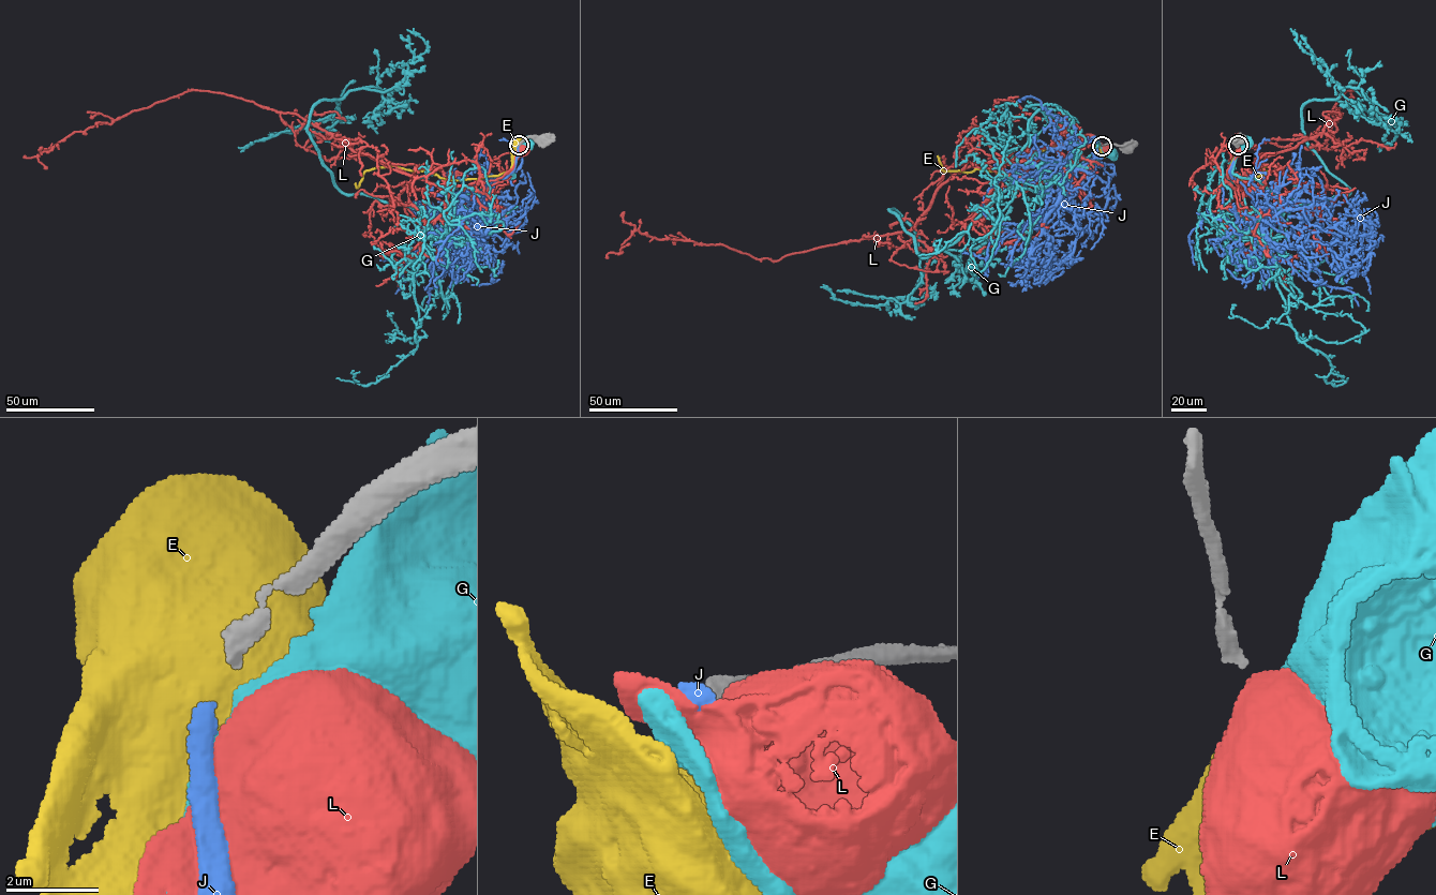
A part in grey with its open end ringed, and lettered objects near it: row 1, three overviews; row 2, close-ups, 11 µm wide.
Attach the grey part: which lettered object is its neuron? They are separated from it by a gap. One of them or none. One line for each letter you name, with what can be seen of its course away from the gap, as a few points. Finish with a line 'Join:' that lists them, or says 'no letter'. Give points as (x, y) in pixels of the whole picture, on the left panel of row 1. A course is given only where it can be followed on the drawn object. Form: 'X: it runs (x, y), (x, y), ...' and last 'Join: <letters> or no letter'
J: it runs (519, 146), (514, 168), (485, 196), (477, 245), (444, 240), (420, 265), (404, 267), (395, 293)
Join: J

